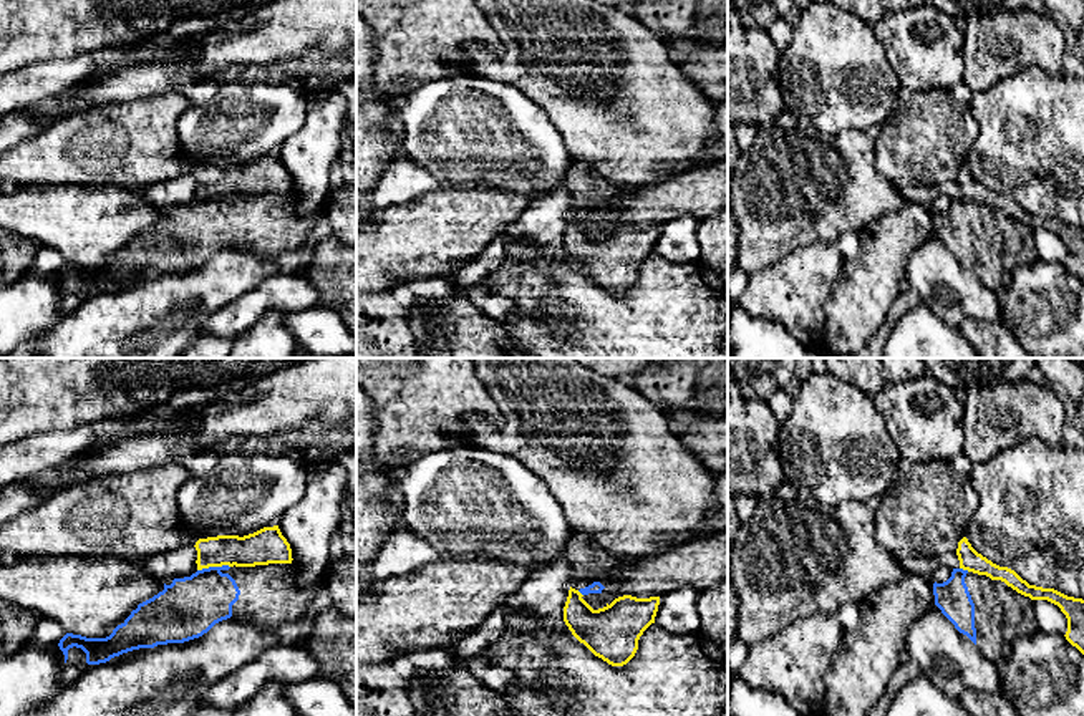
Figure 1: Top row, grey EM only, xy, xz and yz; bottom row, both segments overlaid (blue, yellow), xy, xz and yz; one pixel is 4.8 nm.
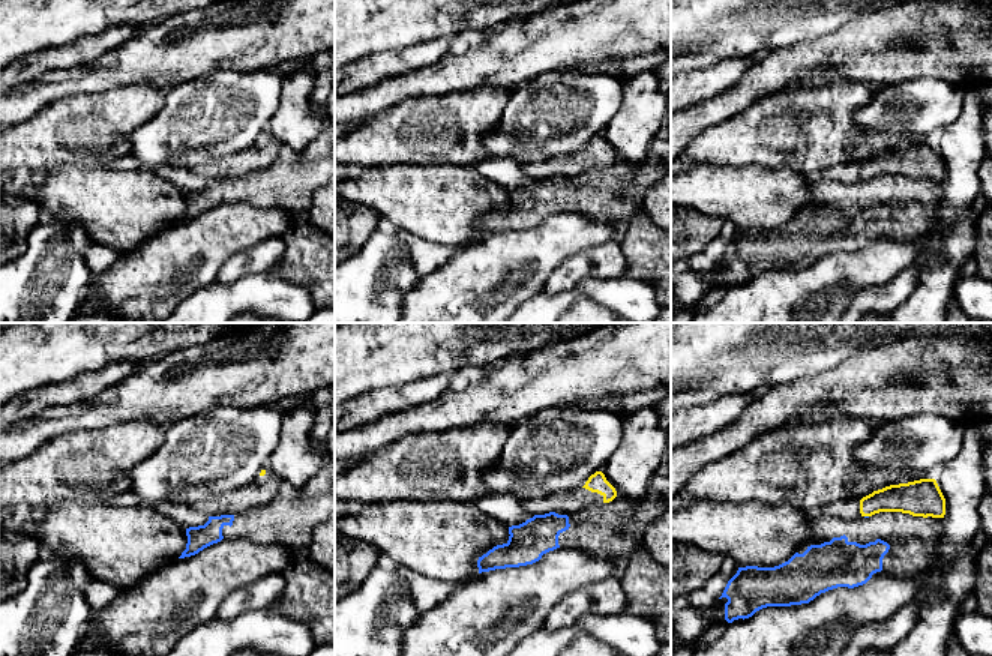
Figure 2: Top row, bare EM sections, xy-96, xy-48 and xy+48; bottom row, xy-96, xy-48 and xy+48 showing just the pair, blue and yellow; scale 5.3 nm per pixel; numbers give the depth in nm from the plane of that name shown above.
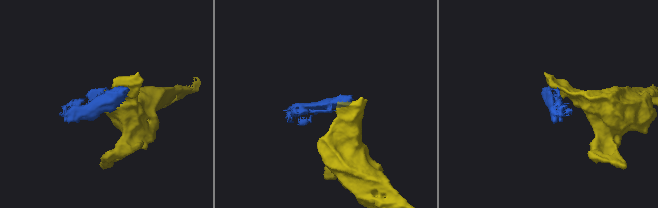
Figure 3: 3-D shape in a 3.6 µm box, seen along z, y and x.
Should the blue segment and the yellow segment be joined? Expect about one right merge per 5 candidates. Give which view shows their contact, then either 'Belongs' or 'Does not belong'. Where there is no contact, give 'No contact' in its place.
Touches blue in xy. Does not belong

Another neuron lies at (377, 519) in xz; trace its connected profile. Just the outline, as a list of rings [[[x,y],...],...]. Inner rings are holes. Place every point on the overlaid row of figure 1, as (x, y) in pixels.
[[[356,386],[356,564],[365,565],[375,560],[398,524],[386,497],[393,479],[375,451],[373,401]]]

